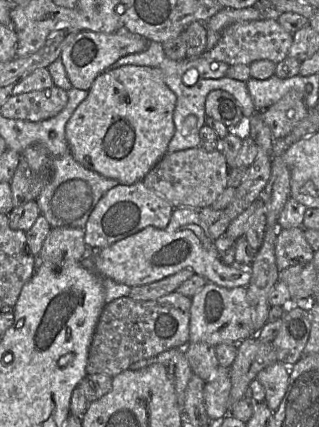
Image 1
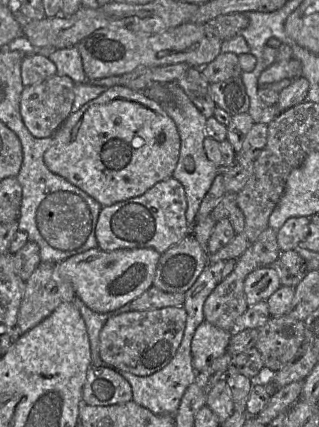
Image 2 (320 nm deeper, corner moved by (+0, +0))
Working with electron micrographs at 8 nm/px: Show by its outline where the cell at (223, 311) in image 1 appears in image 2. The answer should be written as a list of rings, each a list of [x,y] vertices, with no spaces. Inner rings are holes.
[[[203,321],[195,330],[191,341],[192,365],[196,372],[208,368],[227,352],[232,332]]]

